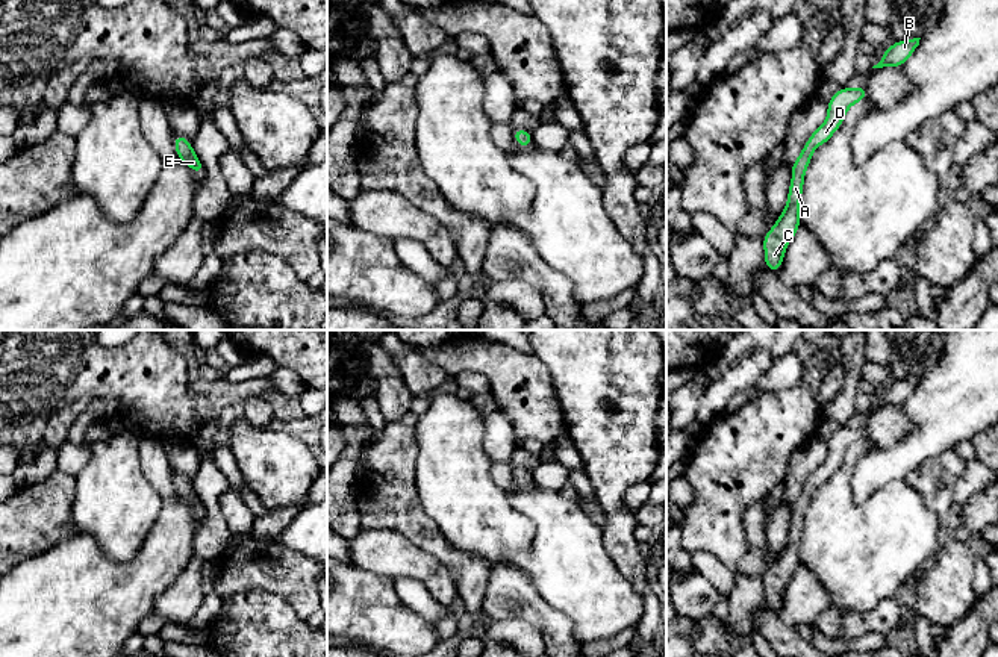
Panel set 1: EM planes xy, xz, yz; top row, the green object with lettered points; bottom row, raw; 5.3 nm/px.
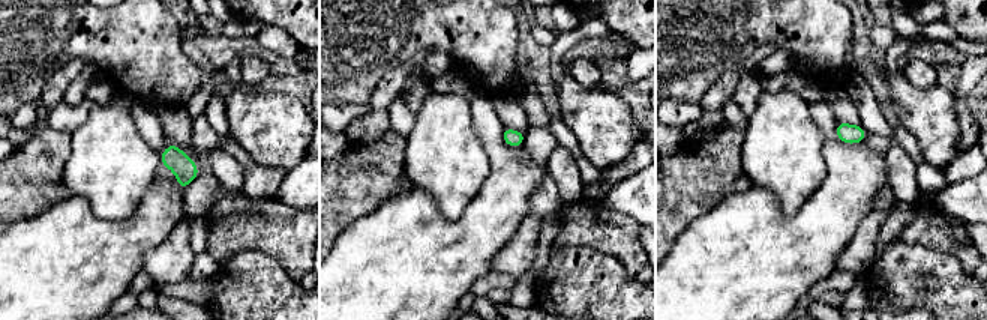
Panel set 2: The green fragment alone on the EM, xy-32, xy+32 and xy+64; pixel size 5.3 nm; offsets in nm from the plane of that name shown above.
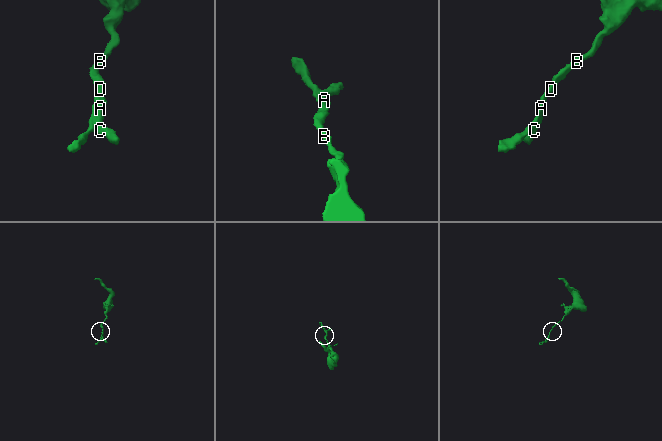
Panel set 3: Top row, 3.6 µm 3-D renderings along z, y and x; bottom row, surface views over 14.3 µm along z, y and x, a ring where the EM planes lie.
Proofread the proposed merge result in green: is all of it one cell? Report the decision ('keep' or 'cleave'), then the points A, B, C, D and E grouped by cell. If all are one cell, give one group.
keep; groups A B C D E

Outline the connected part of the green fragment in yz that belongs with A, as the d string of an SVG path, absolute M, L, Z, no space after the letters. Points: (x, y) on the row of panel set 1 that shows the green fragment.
M865 83L859 89L848 89L845 86L841 88L827 103L828 115L824 124L809 136L807 144L801 150L795 163L791 167L792 182L789 186L786 209L774 227L763 236L765 266L771 271L777 272L780 269L786 247L801 226L798 207L803 194L804 174L815 148L825 144L841 127L851 104L866 98L868 94Z

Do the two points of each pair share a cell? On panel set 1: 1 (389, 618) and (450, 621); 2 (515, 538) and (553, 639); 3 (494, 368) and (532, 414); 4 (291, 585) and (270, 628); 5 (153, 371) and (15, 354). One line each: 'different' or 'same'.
1: different
2: different
3: same
4: different
5: same

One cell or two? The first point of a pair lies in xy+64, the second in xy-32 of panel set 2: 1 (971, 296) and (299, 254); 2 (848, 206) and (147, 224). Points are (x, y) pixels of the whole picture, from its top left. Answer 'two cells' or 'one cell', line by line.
1: two cells
2: one cell

